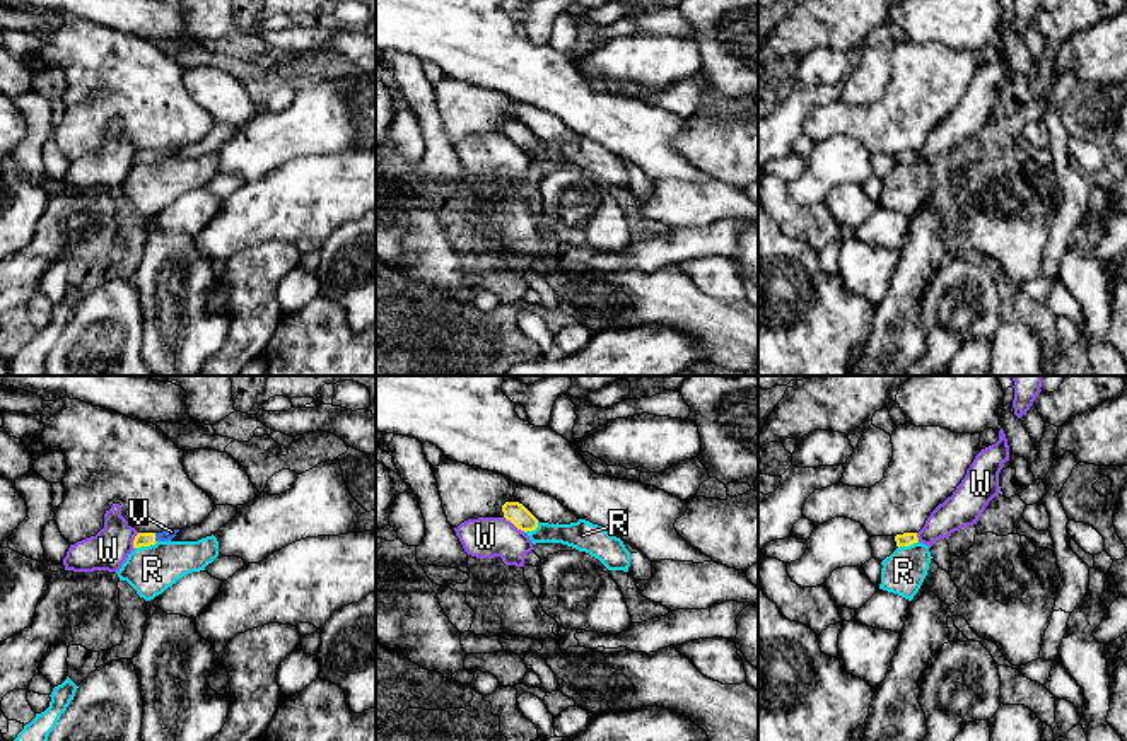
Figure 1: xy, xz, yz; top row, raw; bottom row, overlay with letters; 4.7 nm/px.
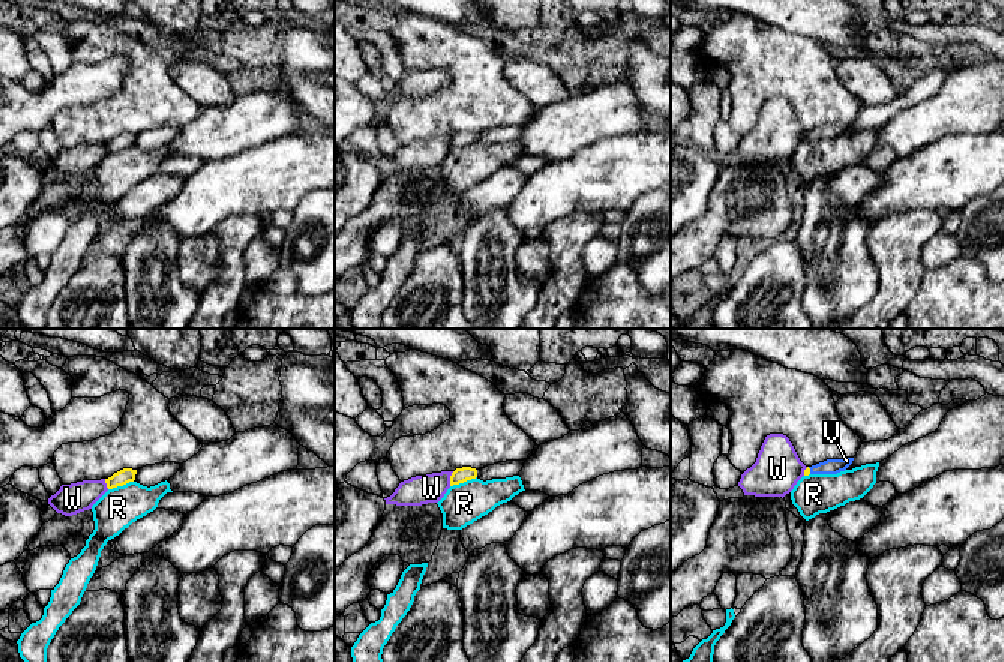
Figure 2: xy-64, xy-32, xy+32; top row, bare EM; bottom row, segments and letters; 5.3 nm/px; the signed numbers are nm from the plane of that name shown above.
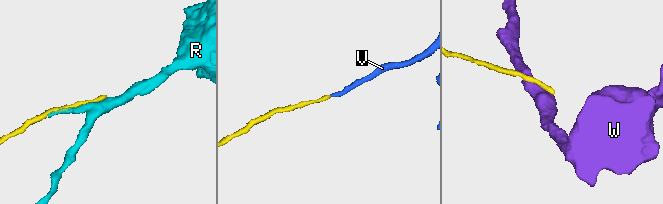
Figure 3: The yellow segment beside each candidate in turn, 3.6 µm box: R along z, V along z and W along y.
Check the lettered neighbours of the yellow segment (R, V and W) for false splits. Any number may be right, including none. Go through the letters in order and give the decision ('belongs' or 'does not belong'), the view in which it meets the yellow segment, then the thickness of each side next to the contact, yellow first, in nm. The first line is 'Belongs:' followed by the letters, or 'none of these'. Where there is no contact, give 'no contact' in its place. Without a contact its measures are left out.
Belongs: V
R: does not belong | xy | 60/220 nm
V: belongs | xy | 60/50 nm
W: does not belong | xz | 100/190 nm

